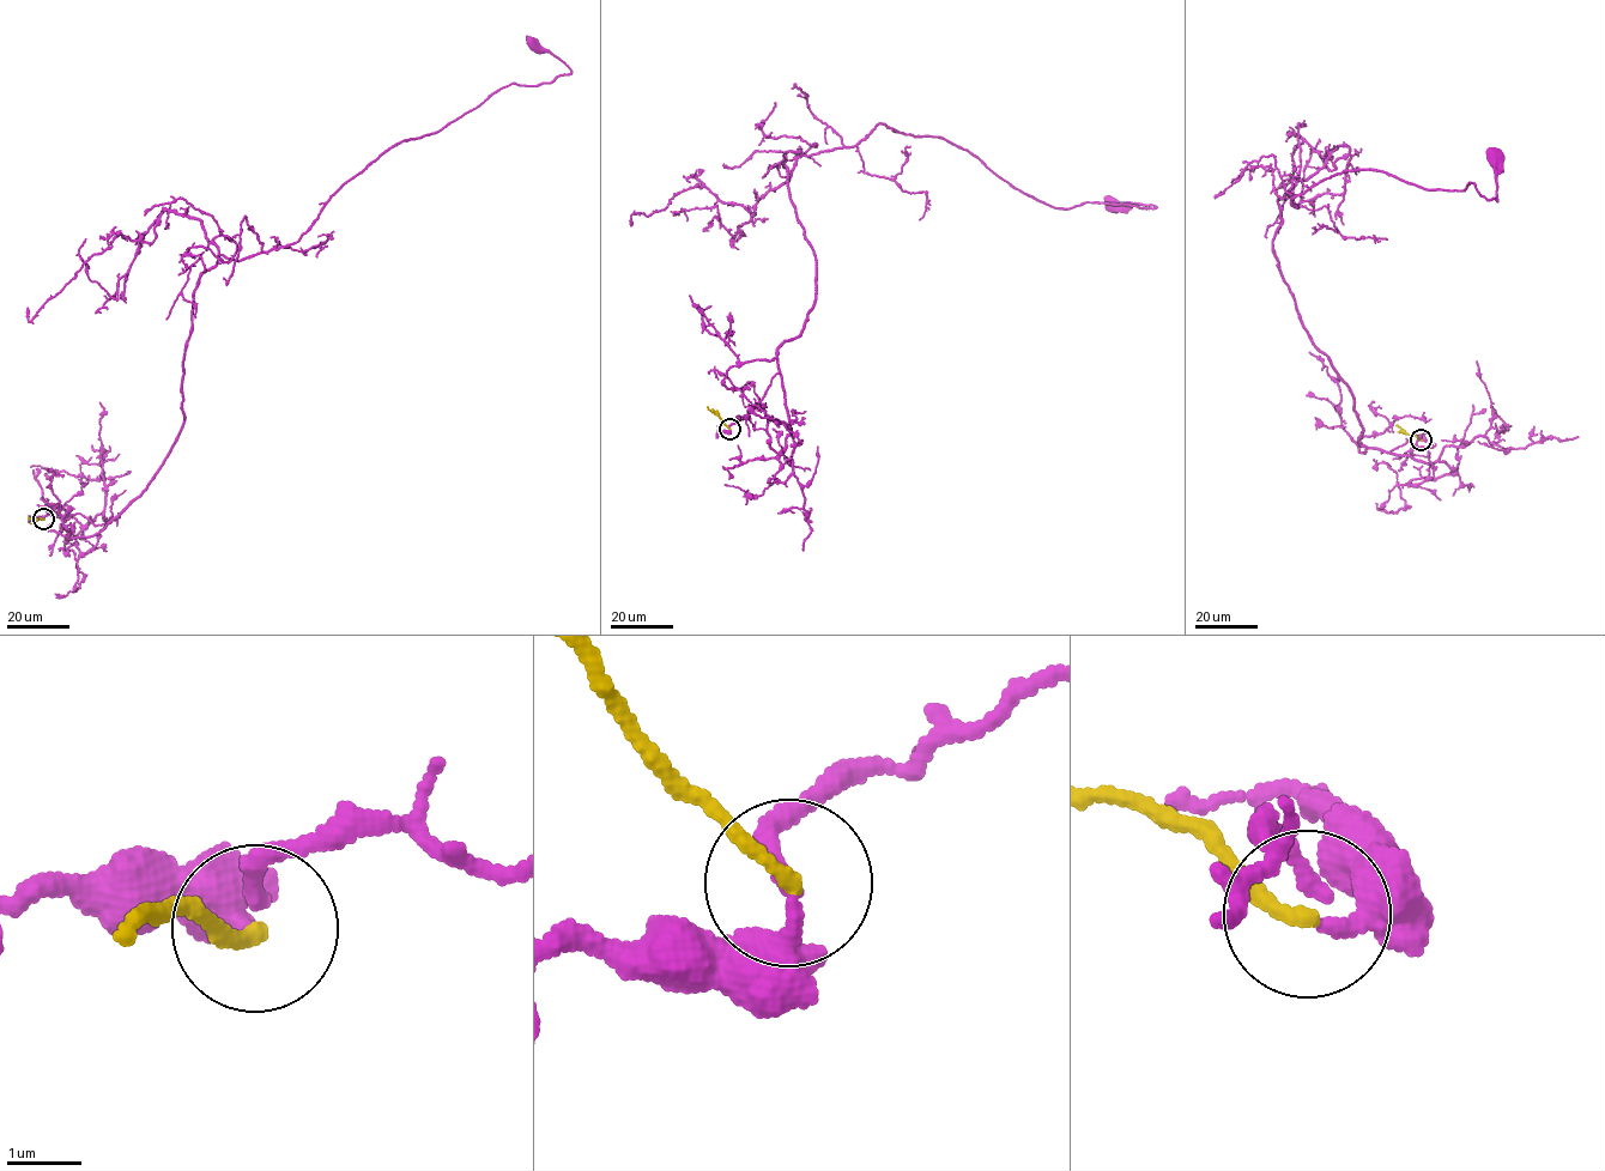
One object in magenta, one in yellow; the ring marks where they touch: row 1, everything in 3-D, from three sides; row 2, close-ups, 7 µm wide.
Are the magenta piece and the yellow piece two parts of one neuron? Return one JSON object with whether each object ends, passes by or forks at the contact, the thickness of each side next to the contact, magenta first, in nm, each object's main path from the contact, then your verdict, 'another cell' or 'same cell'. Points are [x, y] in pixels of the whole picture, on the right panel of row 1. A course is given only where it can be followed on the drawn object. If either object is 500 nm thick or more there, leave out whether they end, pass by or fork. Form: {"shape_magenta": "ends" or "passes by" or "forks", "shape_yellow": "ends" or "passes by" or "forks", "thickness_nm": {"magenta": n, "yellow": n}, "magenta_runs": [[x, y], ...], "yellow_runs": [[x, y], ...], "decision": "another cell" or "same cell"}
{"shape_magenta": "passes by", "shape_yellow": "ends", "thickness_nm": {"magenta": 240, "yellow": 220}, "magenta_runs": [[1422, 441], [1360, 444], [1281, 270], [1278, 201], [1356, 169], [1496, 201], [1496, 158]], "yellow_runs": [[1421, 440], [1395, 425]], "decision": "another cell"}

